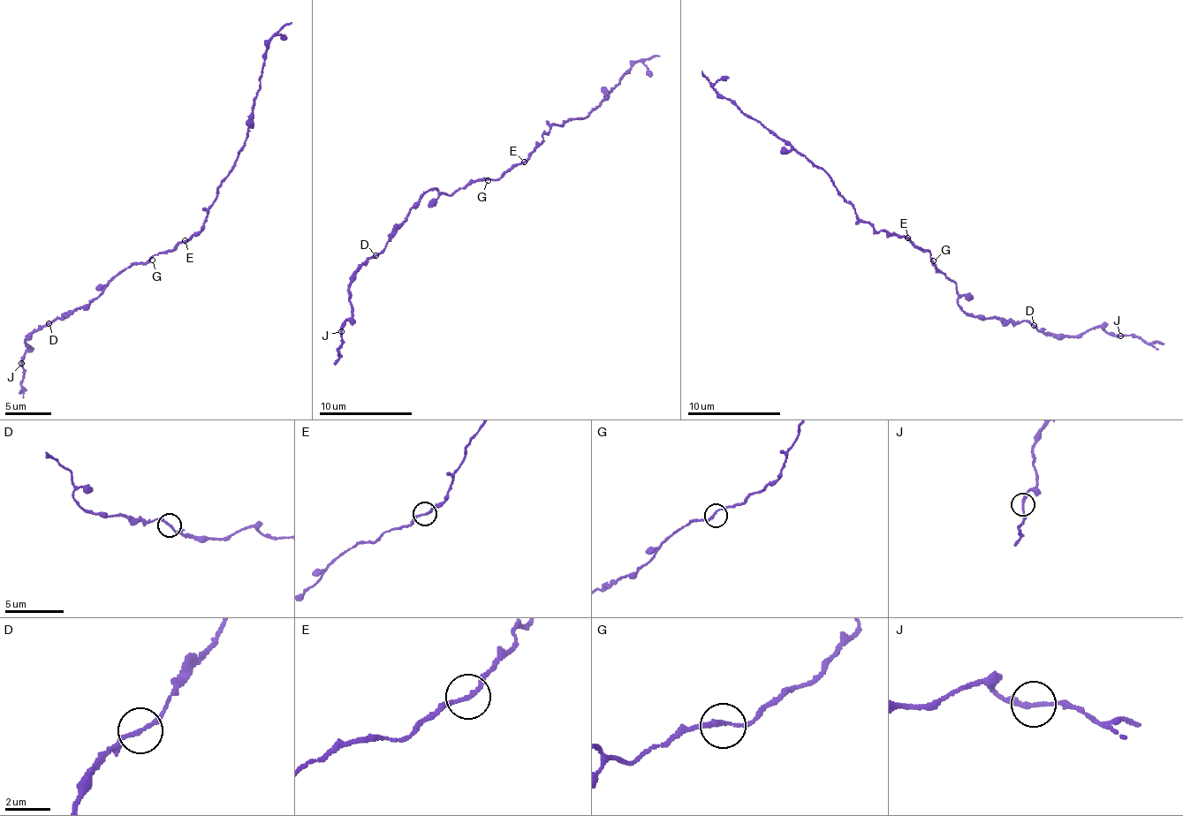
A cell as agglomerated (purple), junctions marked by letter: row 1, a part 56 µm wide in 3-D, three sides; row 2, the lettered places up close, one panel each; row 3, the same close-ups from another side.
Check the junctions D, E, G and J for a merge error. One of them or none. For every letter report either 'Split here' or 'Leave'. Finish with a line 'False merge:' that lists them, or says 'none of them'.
D: Leave
E: Split here
G: Leave
J: Leave
False merge: E

